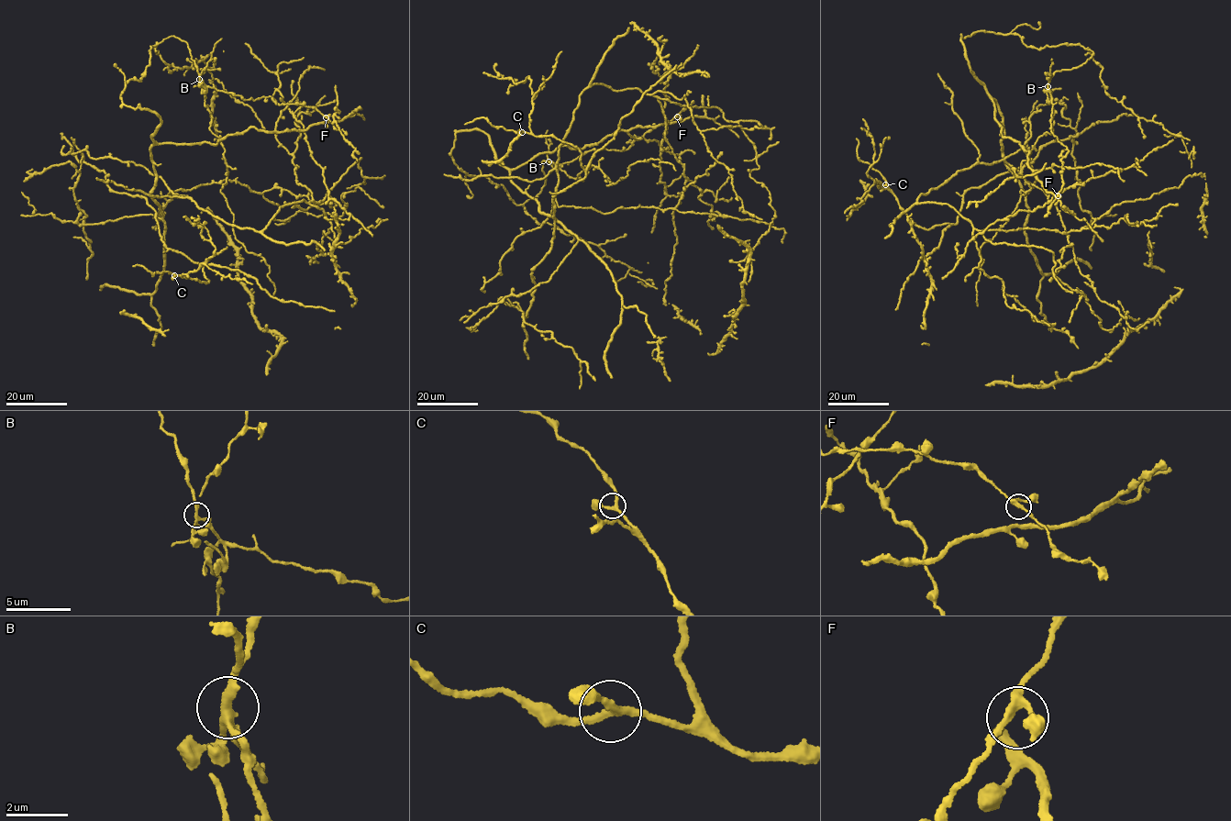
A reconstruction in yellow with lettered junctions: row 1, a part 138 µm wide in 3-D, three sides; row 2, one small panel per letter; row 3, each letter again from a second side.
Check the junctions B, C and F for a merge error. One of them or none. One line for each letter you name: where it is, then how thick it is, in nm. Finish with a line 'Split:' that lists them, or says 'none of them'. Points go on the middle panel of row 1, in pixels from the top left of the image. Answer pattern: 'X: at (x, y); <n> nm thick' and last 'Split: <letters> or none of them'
B: at (548, 161); 220 nm thick
Split: B

